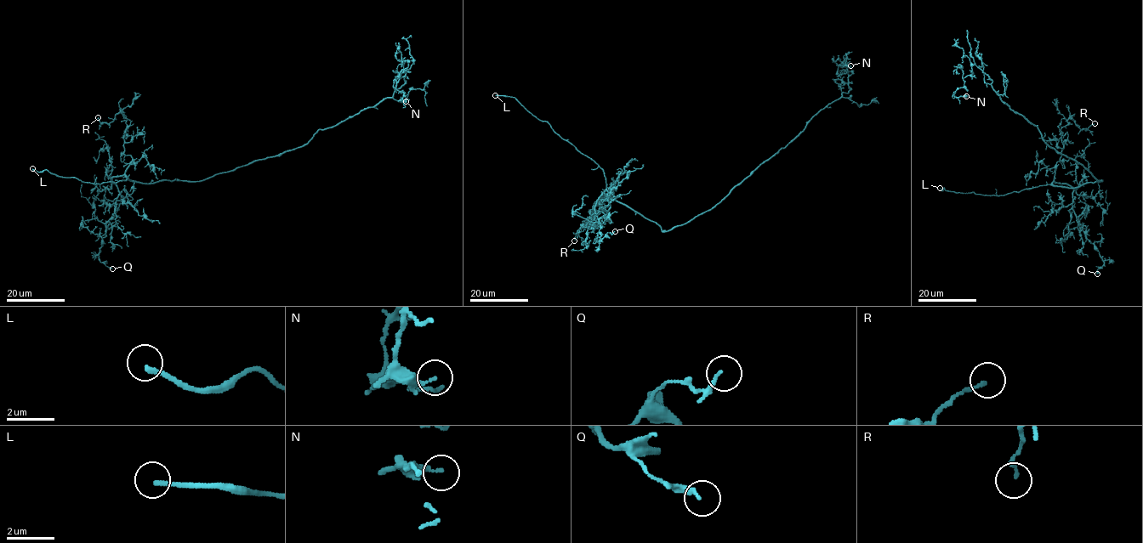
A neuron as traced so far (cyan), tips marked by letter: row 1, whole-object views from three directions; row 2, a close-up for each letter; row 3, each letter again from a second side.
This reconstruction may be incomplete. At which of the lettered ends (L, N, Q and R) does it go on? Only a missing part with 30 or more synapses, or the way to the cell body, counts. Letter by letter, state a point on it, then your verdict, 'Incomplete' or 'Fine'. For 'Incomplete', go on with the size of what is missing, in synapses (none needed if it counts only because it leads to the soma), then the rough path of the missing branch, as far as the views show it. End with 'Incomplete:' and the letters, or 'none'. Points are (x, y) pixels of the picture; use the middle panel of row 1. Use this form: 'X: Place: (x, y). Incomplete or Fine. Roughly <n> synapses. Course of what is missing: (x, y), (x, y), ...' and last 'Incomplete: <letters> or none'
L: Place: (495, 95). Incomplete
N: Place: (850, 65). Fine
Q: Place: (615, 231). Fine
R: Place: (574, 240). Fine
Incomplete: L

